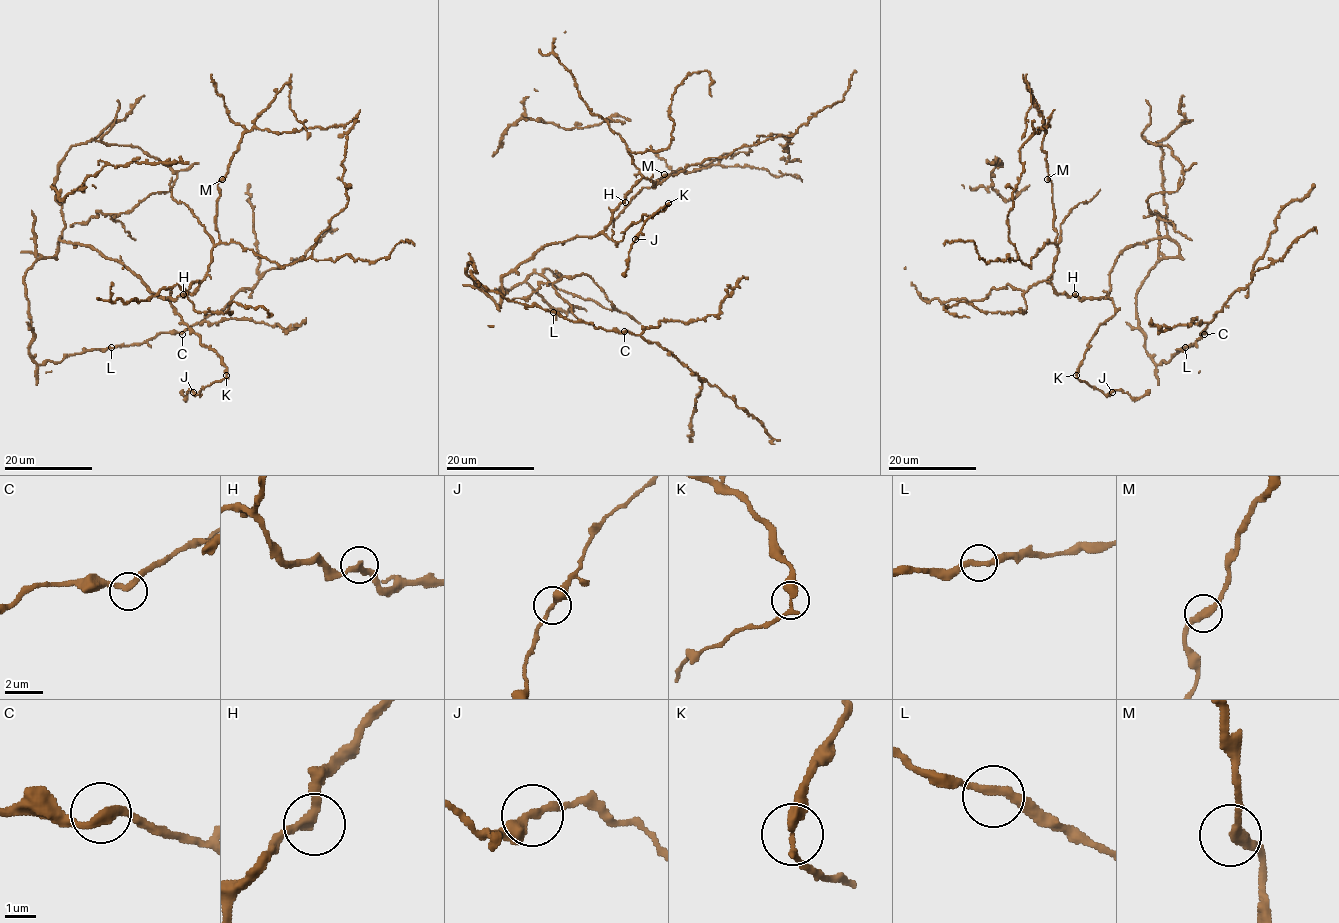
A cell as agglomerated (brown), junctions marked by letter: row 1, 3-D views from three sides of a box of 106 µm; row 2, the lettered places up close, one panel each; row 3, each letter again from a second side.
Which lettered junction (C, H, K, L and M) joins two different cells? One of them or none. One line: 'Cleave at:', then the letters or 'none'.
Cleave at: K

